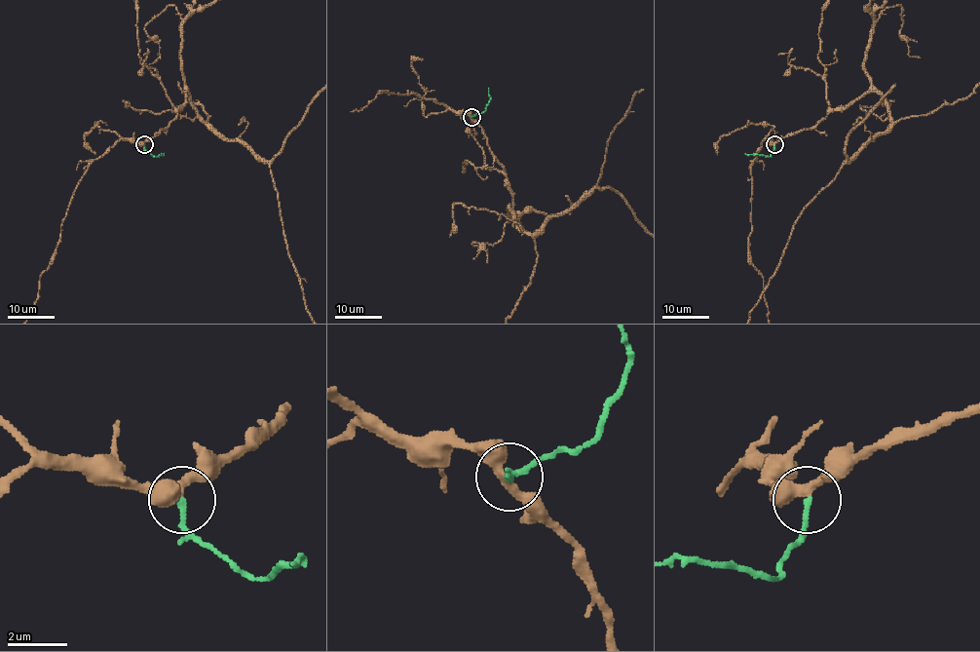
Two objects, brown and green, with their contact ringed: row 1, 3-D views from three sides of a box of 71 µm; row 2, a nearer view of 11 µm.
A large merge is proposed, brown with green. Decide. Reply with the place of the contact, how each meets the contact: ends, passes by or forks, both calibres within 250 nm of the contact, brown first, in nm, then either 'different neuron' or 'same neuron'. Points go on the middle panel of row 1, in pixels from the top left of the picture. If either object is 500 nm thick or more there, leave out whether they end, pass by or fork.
(471, 117) | brown passes by | green ends | 360/200 nm | same neuron

